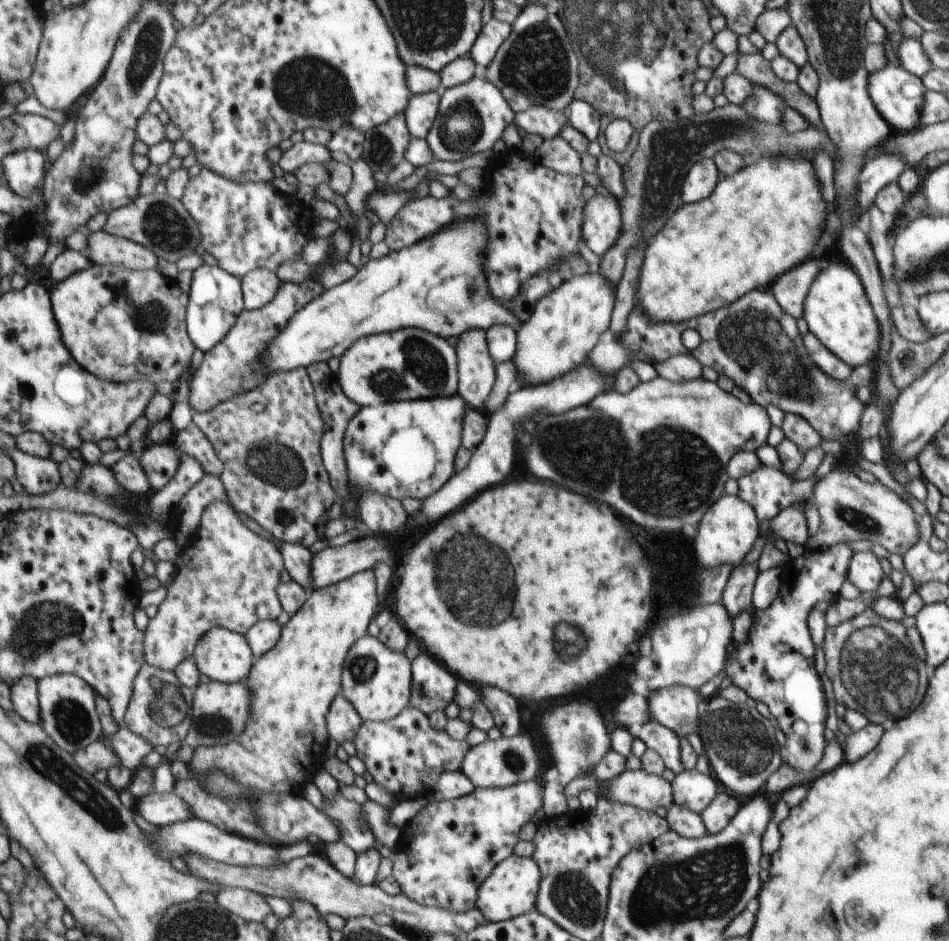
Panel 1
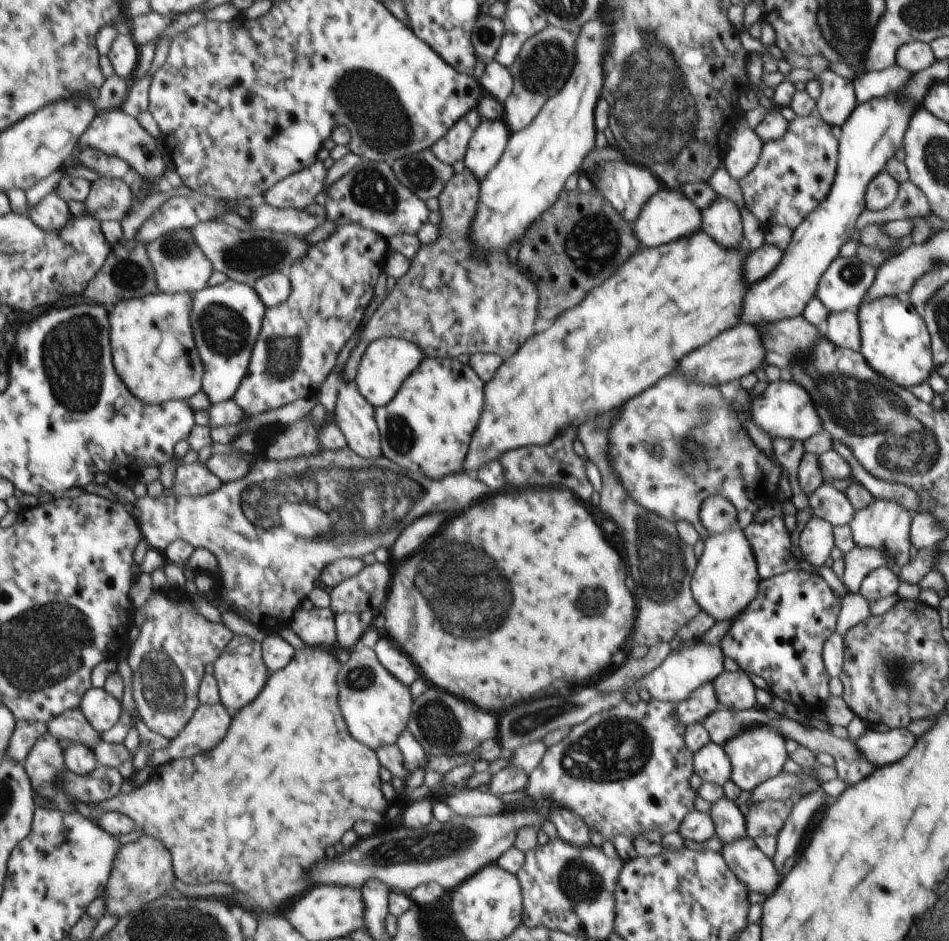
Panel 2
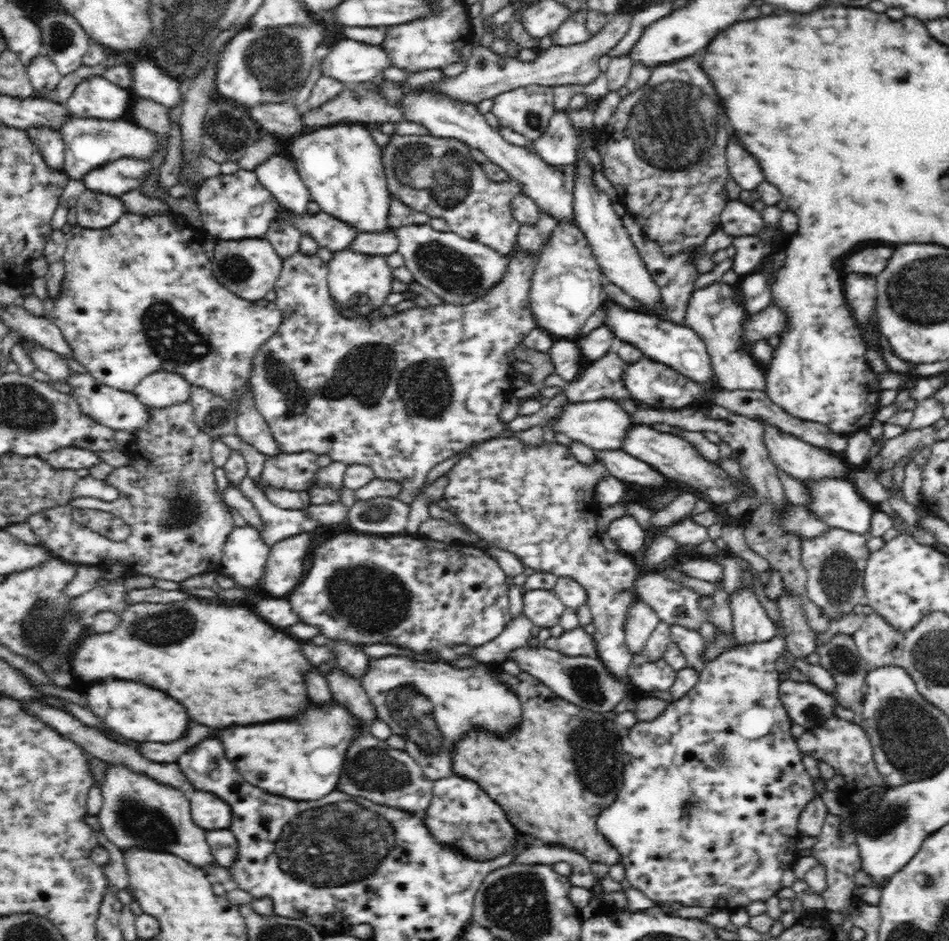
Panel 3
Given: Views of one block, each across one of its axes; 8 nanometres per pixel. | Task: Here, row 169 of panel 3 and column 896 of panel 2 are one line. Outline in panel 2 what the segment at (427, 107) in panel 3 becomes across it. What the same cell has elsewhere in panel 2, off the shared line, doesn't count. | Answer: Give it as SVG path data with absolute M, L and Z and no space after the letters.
M876 498L864 510L856 510L854 520L850 522L850 528L855 546L882 550L886 554L886 566L891 567L896 574L900 574L900 568L908 564L911 539L910 512L902 504Z

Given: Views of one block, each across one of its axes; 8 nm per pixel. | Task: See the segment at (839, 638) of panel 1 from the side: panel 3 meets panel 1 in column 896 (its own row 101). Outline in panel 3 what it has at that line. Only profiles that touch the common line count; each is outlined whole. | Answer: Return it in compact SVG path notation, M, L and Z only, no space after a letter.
M696 58L668 62L652 68L646 84L621 99L609 124L597 128L594 149L602 159L601 172L617 189L618 201L635 218L643 234L660 247L666 258L687 250L695 258L693 265L698 275L716 266L712 254L704 255L700 248L708 236L721 228L720 214L729 201L726 193L729 170L724 154L730 140L730 124L718 124L718 112L722 112L722 100L718 100L718 92L700 70Z

